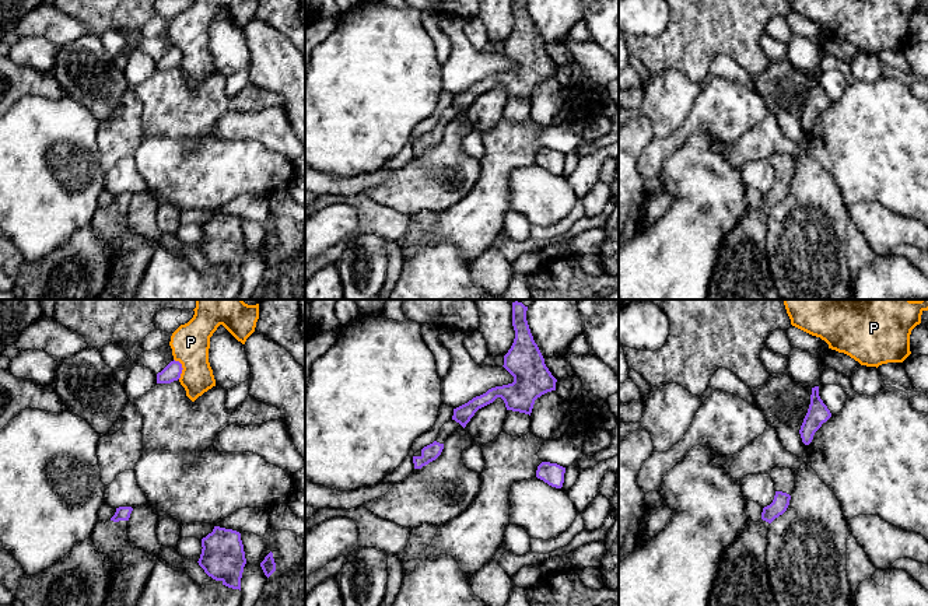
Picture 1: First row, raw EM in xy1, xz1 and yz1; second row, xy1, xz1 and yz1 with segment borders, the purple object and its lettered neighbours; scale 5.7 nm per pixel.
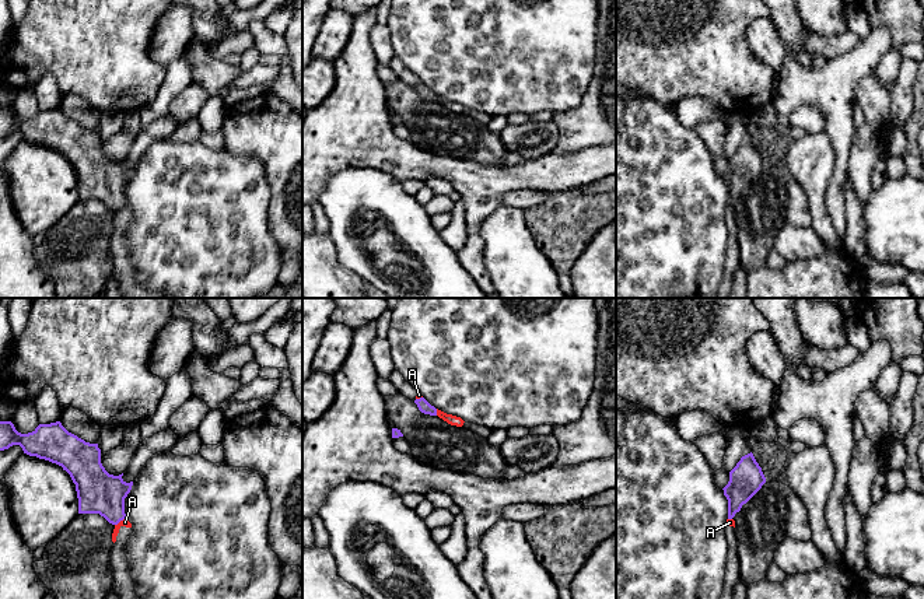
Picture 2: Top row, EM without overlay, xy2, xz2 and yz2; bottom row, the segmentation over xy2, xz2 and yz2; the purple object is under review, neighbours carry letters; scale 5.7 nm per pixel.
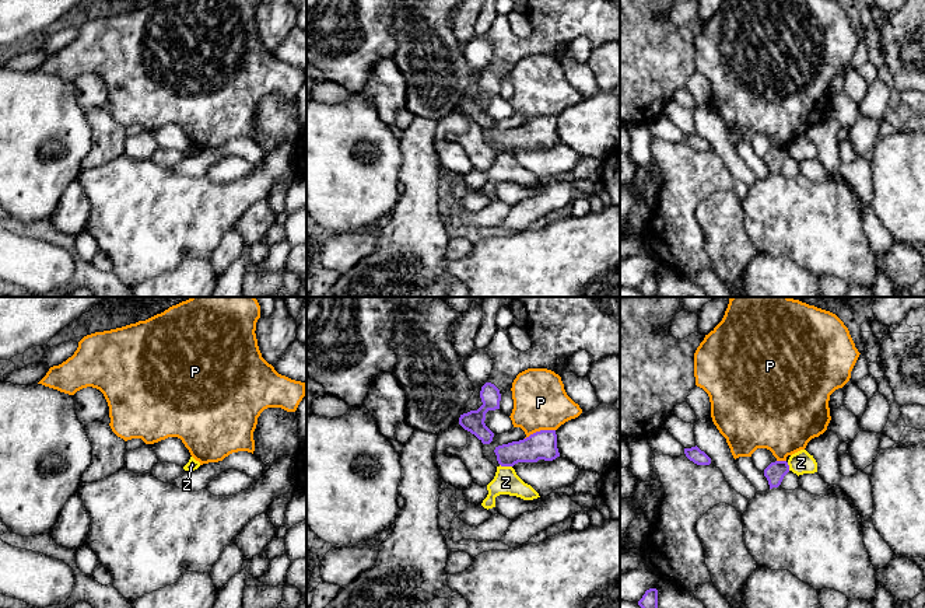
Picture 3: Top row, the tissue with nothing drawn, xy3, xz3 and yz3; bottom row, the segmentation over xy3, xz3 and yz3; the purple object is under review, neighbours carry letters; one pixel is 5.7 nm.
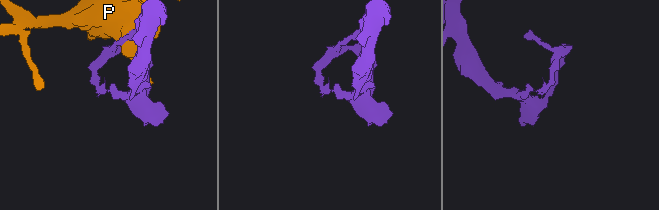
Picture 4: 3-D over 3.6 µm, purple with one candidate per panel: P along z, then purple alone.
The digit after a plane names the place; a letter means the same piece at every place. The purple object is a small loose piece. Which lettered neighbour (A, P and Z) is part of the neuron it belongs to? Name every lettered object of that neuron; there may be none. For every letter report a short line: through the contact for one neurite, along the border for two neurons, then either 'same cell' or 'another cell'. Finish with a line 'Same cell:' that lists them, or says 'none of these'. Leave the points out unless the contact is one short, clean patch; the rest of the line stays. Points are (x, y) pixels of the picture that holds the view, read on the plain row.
A: line xy2 (125, 203), (115, 212); another cell
P: another cell
Z: line xz3 (500, 150), (511, 153); another cell
Same cell: none of these

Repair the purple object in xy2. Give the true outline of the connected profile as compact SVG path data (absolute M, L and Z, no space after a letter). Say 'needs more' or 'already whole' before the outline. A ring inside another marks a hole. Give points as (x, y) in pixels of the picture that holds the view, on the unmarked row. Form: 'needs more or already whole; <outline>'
already whole; M0 108L0 137L20 132L24 140L56 150L66 157L76 171L78 200L99 200L109 210L118 211L126 204L125 185L132 176L133 168L126 169L122 162L109 161L101 150L98 130L90 130L69 119L60 108L39 111L32 119L21 120L11 108Z

